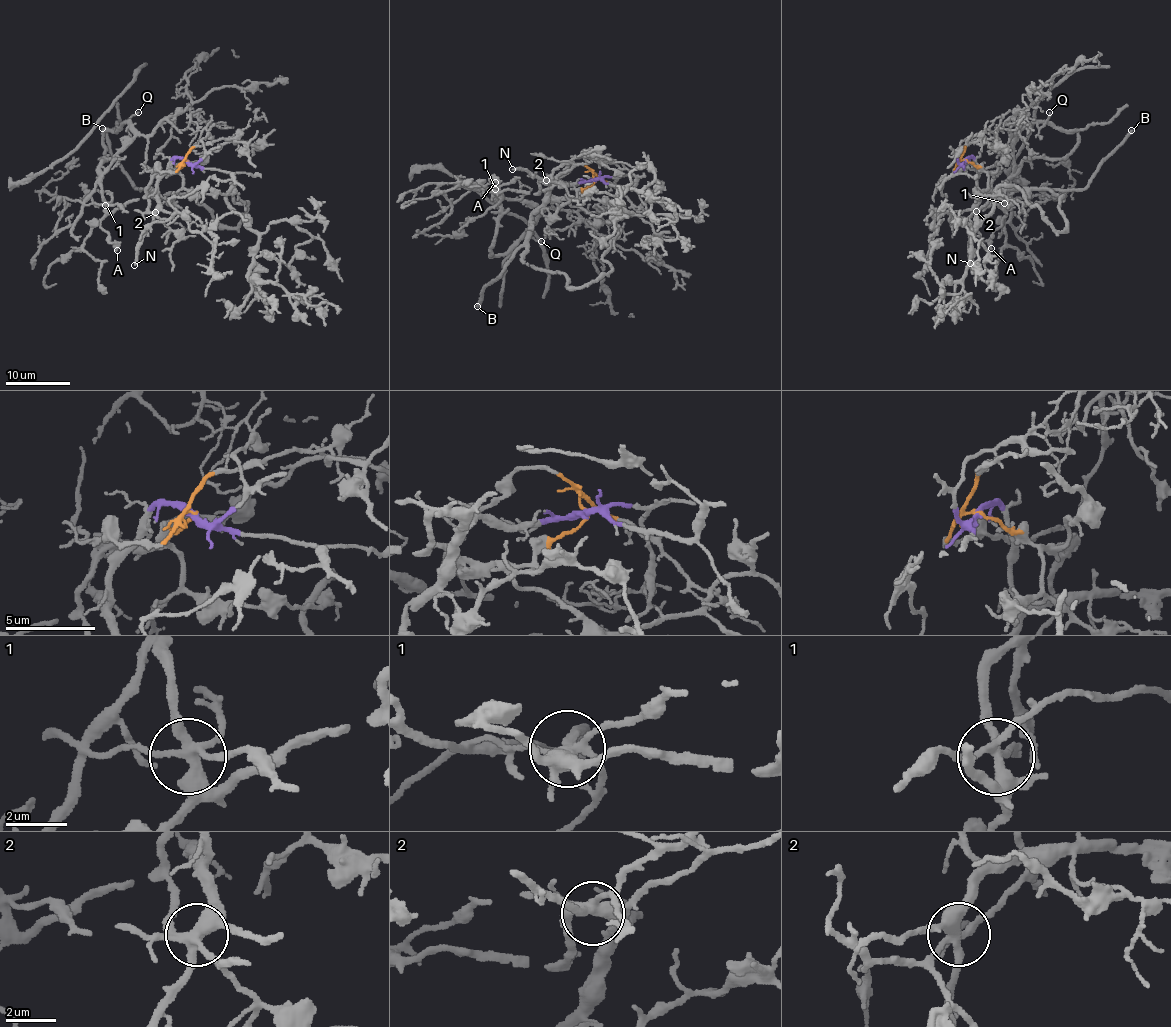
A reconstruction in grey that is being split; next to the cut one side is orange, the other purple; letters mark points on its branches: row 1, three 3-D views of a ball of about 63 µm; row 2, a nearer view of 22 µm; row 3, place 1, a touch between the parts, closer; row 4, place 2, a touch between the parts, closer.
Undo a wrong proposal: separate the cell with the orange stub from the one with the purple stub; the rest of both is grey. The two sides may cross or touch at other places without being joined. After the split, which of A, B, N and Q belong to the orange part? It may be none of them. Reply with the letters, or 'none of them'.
A, Q

